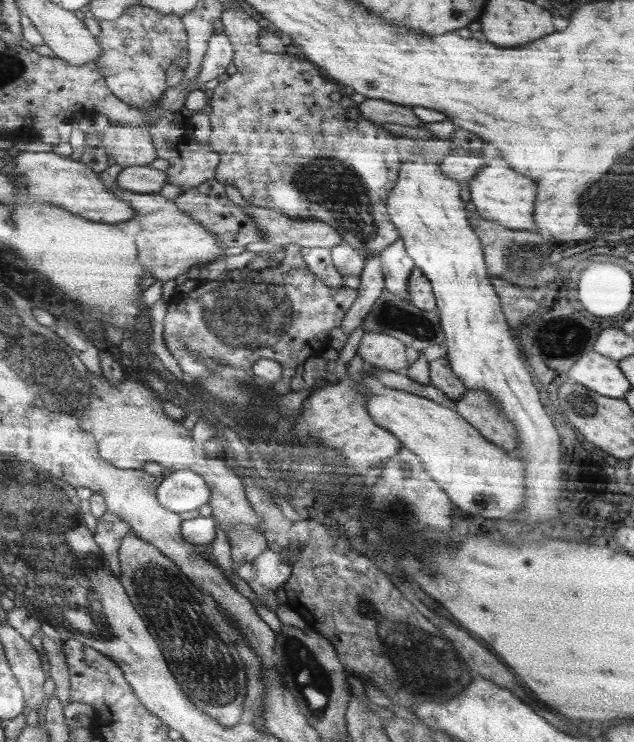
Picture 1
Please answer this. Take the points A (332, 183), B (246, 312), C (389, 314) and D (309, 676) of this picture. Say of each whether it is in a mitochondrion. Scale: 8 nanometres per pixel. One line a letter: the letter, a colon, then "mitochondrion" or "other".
A: mitochondrion
B: mitochondrion
C: mitochondrion
D: mitochondrion

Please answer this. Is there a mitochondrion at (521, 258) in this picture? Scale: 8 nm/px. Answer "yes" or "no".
yes

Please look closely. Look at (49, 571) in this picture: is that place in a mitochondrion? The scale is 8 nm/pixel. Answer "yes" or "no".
yes

